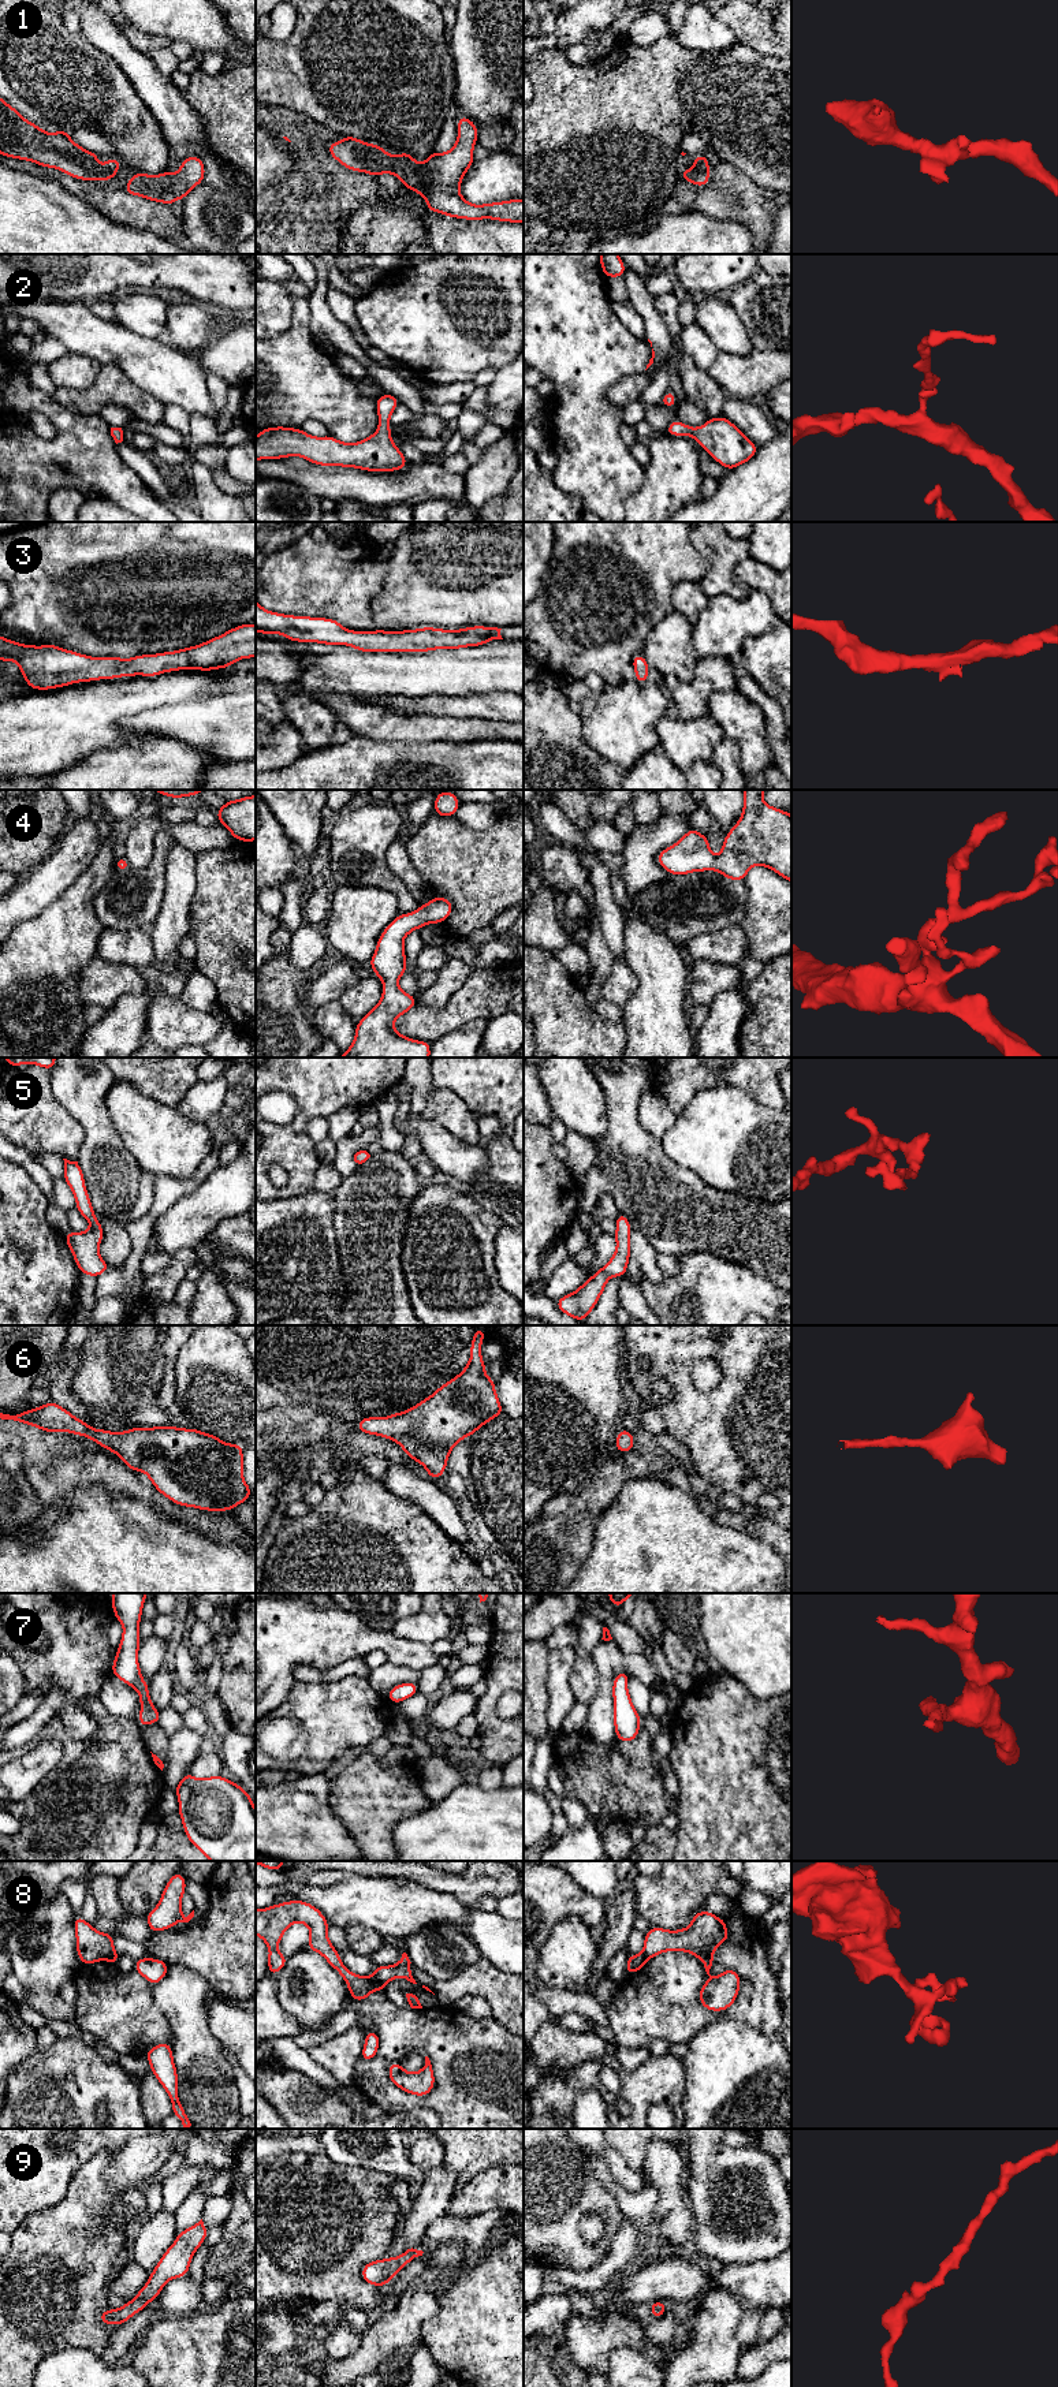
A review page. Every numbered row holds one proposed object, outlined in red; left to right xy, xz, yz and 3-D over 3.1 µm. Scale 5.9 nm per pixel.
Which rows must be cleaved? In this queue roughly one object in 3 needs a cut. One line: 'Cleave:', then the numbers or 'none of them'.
Cleave: 8

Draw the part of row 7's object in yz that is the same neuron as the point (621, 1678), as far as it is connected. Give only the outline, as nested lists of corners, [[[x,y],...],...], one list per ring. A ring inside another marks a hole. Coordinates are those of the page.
[[[619,1671],[612,1682],[615,1737],[622,1742],[633,1742],[641,1728],[641,1717],[634,1709],[627,1690],[629,1674]]]

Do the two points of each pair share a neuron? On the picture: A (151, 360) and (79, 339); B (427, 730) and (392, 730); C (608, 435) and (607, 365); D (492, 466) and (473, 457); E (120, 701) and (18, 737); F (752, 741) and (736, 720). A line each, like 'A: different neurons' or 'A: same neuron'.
A: same neuron
B: same neuron
C: same neuron
D: different neurons
E: same neuron
F: same neuron

